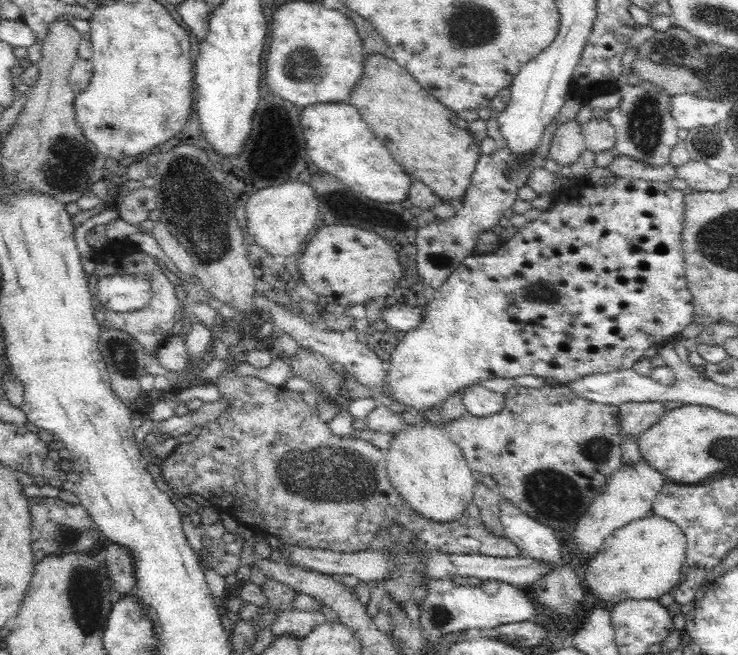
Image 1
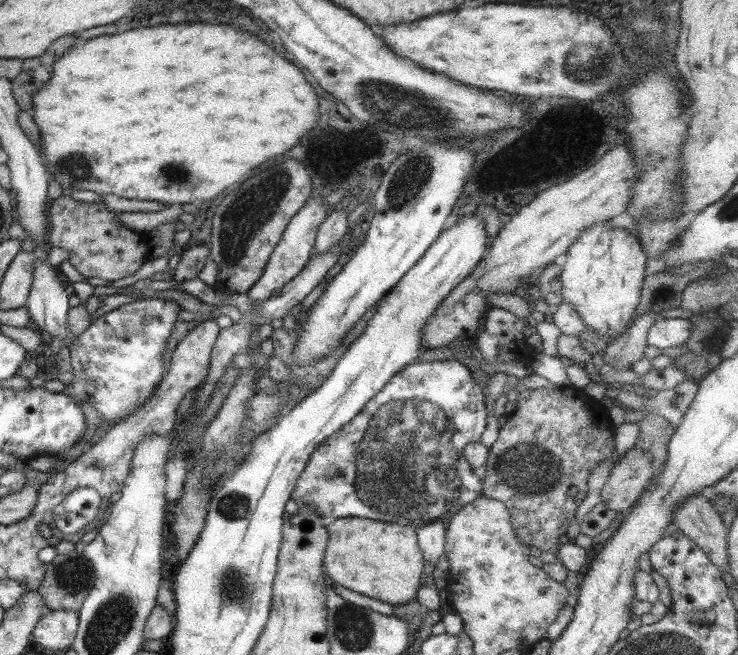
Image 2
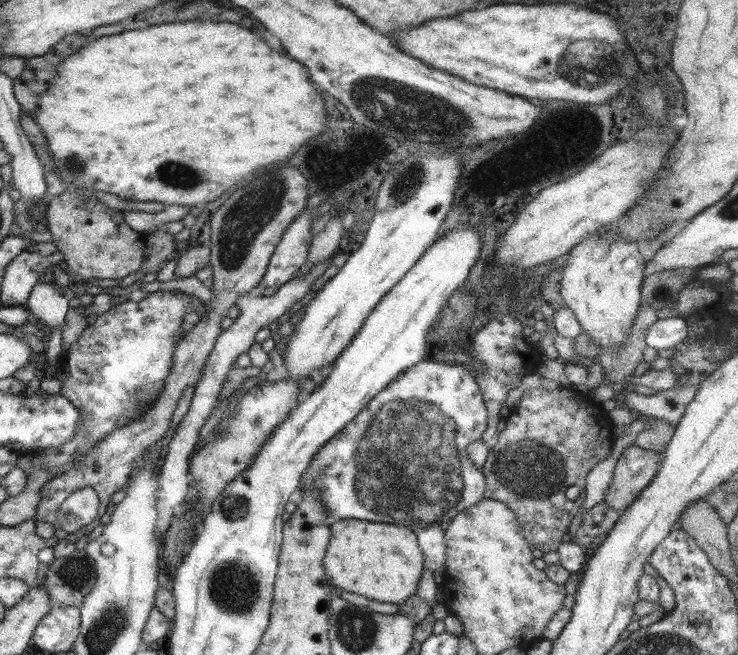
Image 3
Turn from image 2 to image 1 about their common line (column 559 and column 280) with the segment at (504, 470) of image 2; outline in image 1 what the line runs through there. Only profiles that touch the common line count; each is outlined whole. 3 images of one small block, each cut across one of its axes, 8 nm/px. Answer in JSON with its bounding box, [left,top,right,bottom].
[161,368,520,558]

